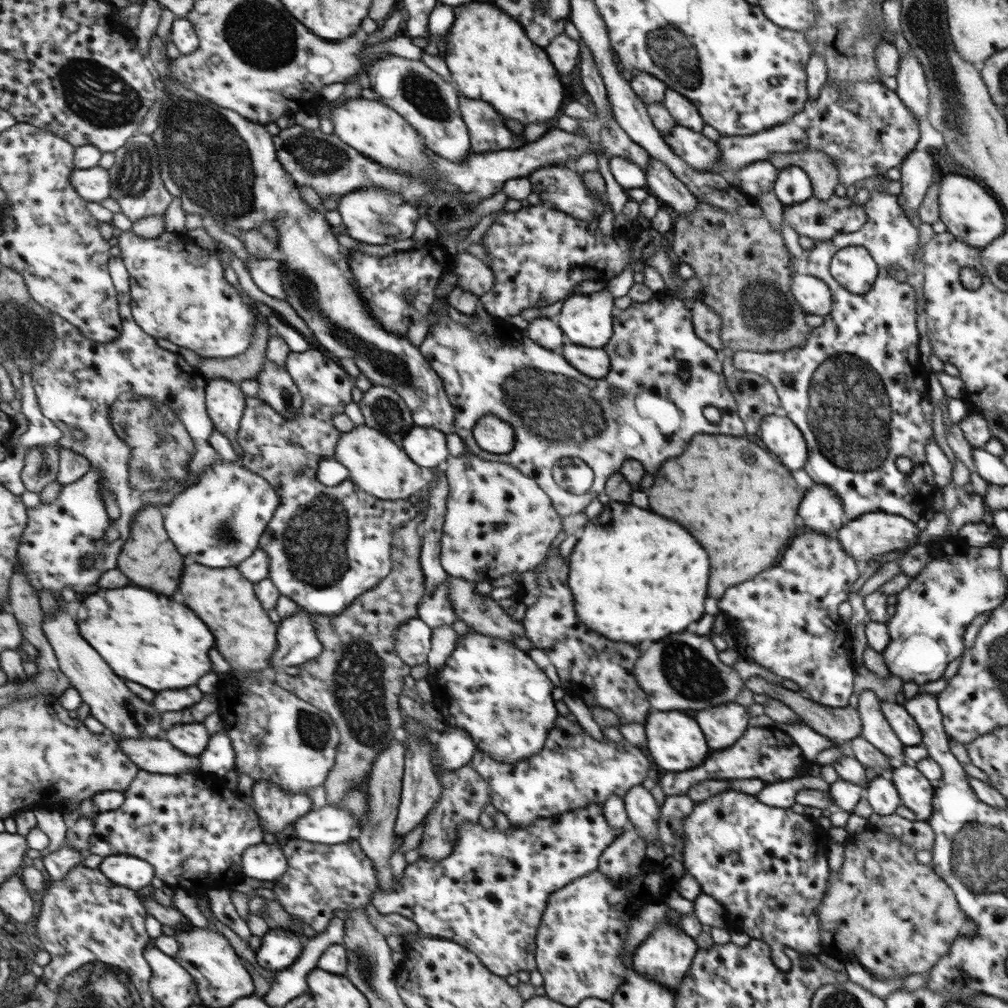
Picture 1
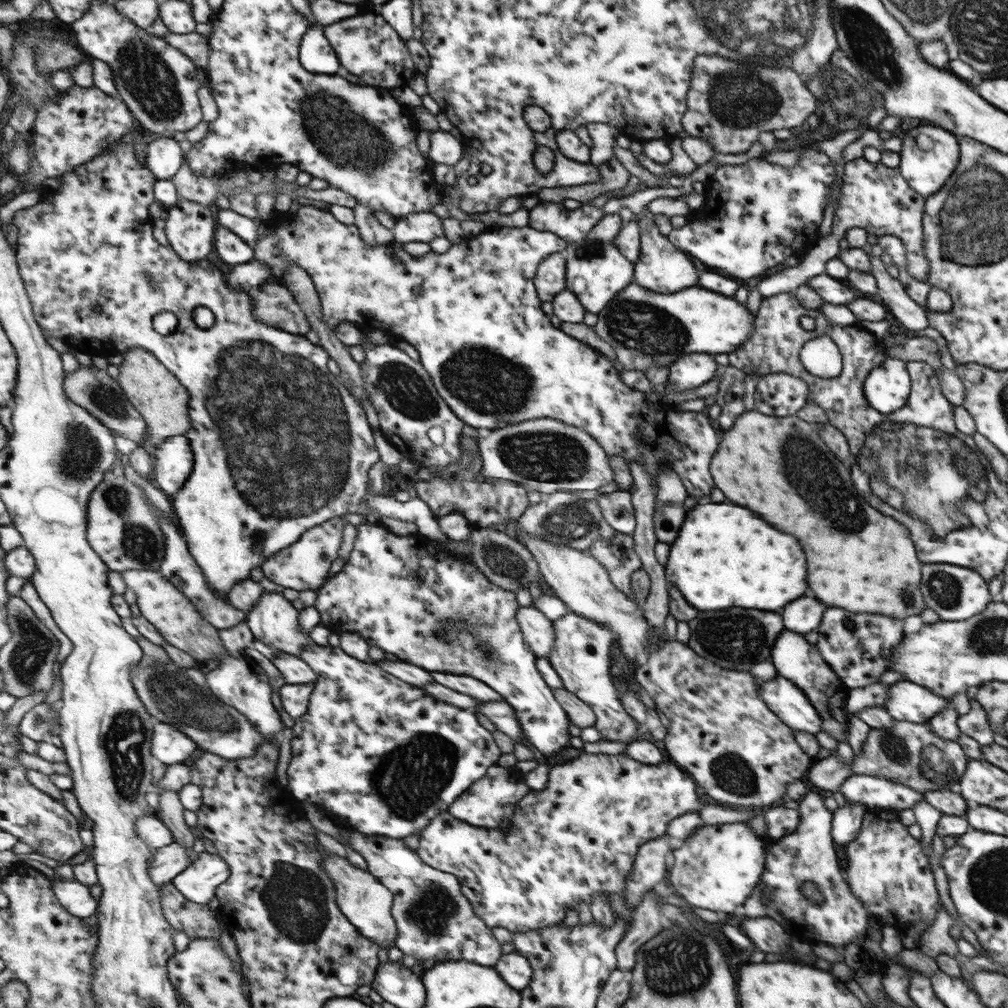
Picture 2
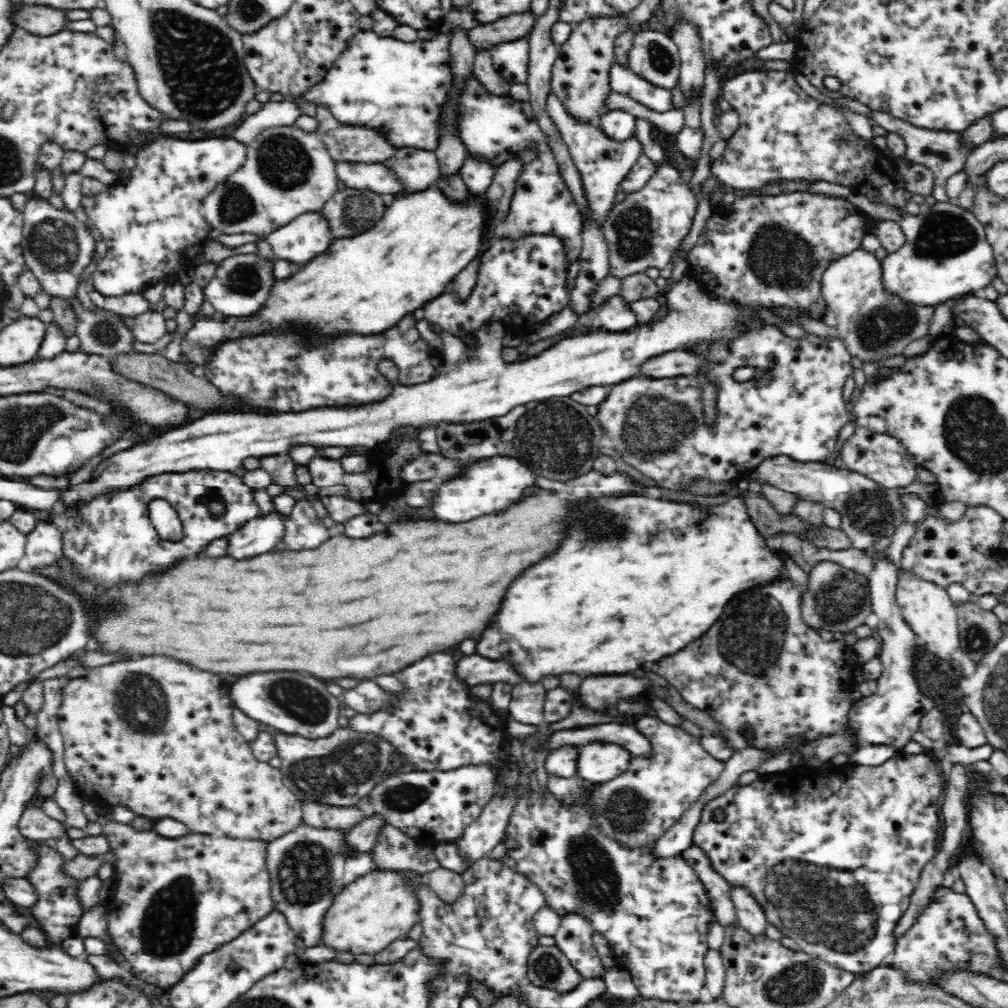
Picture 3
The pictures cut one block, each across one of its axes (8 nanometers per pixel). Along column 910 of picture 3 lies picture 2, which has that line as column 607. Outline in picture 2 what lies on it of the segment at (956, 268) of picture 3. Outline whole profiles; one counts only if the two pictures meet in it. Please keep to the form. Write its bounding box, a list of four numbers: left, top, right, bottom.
[563,213,635,314]

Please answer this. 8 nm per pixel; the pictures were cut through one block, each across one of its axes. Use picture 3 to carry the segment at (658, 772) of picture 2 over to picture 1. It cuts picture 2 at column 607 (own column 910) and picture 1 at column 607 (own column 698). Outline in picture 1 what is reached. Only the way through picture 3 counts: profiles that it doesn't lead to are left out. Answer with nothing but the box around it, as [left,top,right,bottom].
[372,803,622,977]

